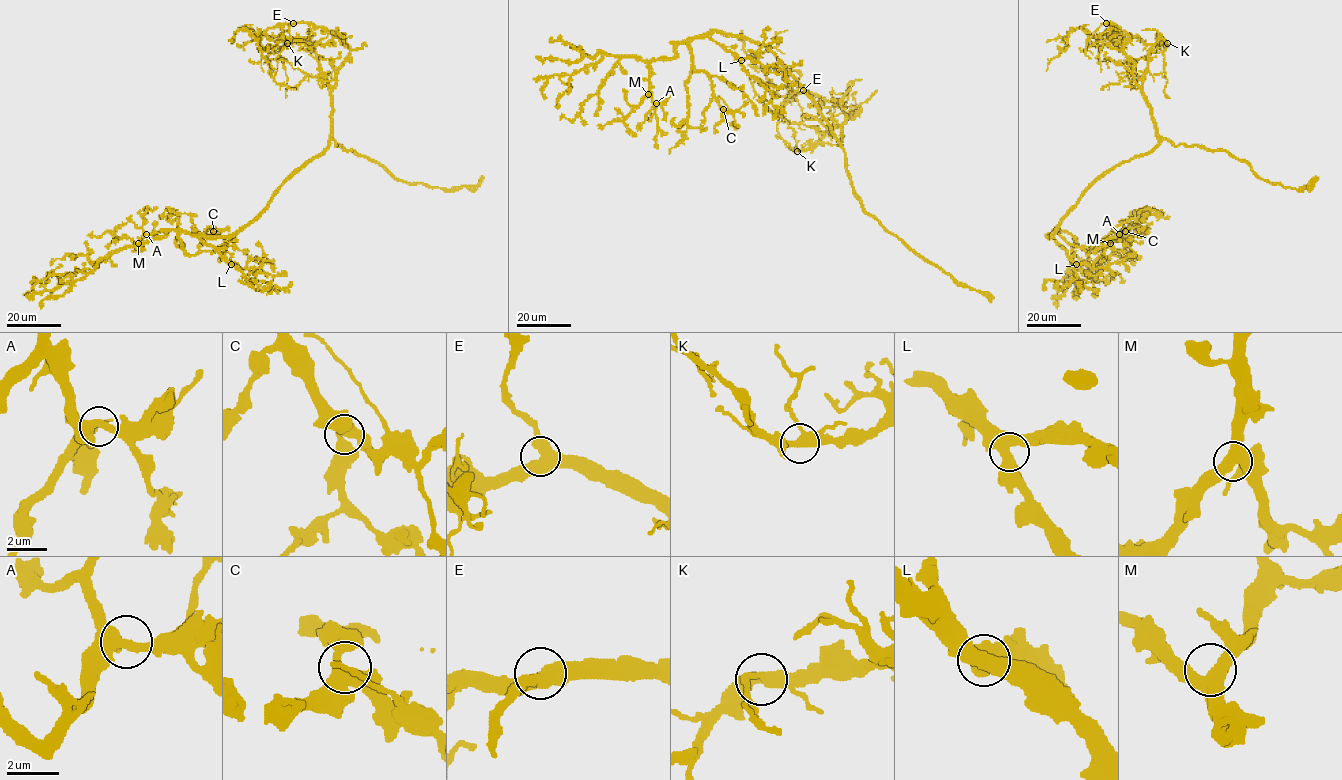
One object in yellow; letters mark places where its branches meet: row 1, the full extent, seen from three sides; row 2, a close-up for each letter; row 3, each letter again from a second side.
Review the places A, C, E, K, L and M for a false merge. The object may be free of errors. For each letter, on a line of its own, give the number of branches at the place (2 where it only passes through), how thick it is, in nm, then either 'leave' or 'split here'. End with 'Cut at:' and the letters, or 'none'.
A: 3 | 400 nm | leave
C: 3 | 440 nm | leave
E: 3 | 500 nm | leave
K: 3 | 380 nm | leave
L: 3 | 500 nm | leave
M: 3 | 500 nm | leave
Cut at: none

